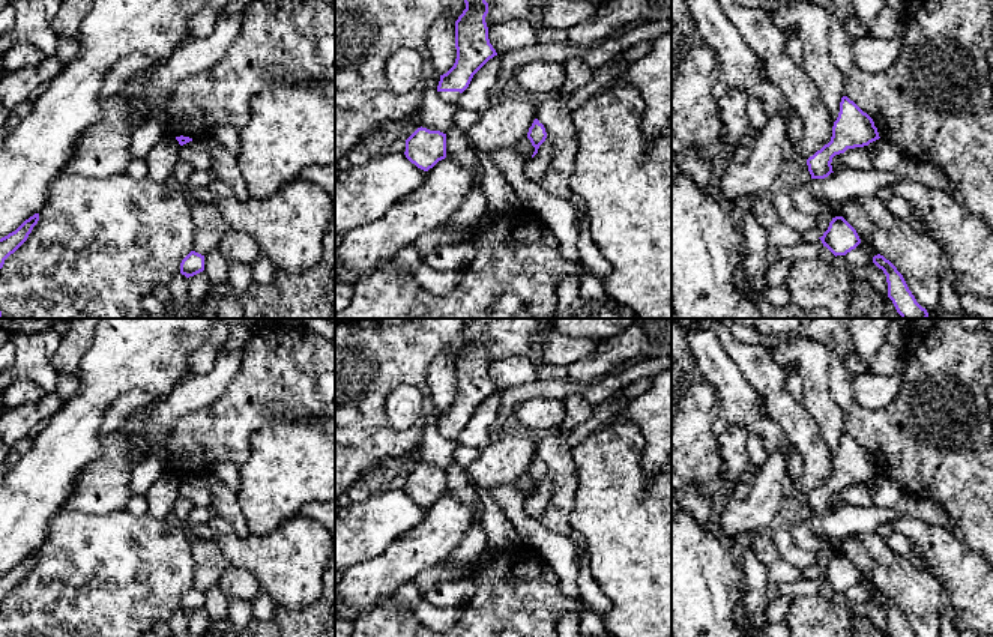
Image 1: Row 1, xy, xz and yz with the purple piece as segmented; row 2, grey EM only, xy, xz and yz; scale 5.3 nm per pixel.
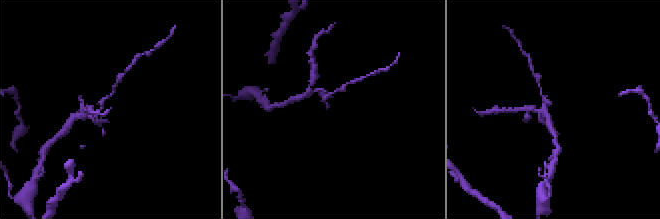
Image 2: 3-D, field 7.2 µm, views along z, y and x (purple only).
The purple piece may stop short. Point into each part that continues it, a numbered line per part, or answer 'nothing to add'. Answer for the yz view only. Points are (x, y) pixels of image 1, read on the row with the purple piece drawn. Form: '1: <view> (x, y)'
nothing to add

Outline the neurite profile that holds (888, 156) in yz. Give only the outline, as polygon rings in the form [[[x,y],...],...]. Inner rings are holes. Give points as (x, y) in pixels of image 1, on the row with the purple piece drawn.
[[[880,138],[873,167],[879,170],[895,170],[909,156],[895,144]]]

